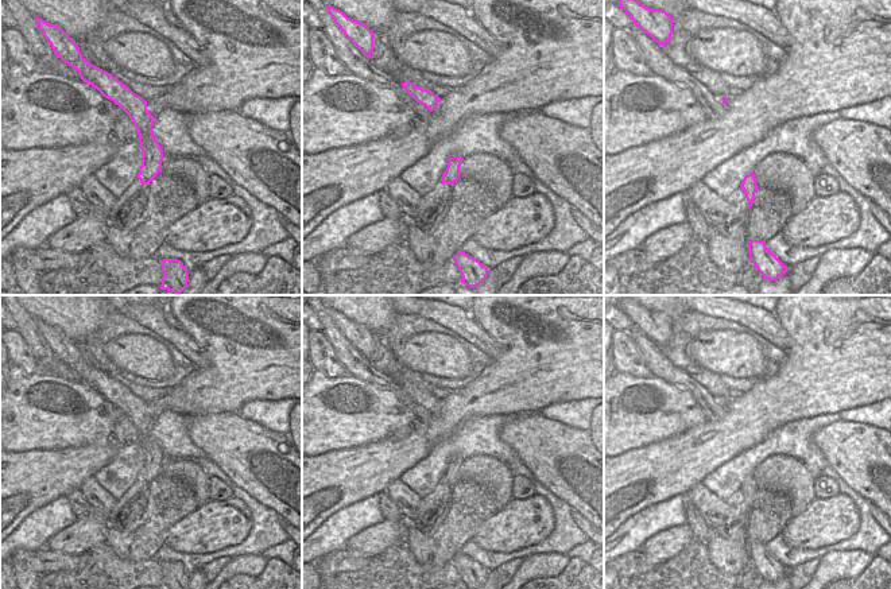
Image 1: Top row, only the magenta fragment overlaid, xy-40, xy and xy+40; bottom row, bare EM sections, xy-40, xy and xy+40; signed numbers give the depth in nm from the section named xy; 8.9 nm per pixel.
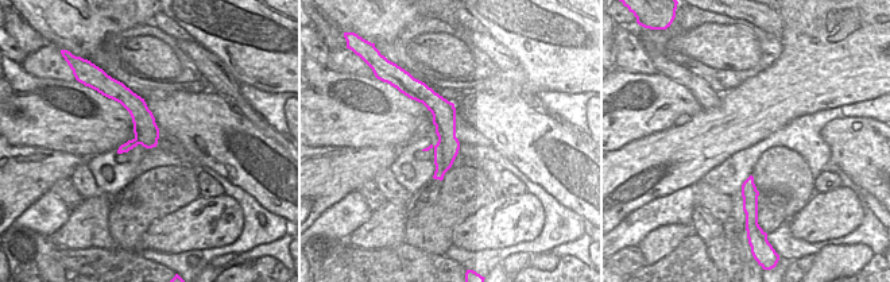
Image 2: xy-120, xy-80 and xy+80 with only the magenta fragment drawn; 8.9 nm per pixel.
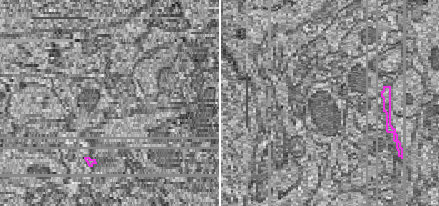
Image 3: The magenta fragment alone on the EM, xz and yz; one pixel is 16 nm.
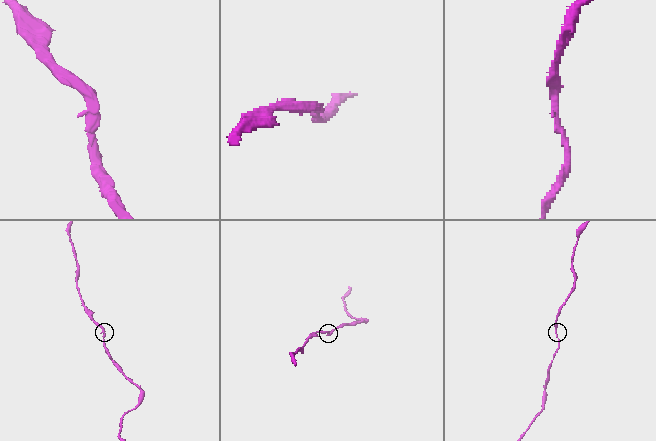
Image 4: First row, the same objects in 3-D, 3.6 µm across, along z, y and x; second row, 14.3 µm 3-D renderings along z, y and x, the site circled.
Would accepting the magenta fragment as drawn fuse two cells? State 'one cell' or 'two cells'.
one cell

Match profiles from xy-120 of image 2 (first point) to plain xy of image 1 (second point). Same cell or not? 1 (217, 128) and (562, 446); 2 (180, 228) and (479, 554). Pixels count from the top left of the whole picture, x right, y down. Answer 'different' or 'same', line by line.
1: same
2: different

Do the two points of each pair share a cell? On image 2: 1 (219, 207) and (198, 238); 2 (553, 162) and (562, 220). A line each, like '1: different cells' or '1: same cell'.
1: same cell
2: different cells

